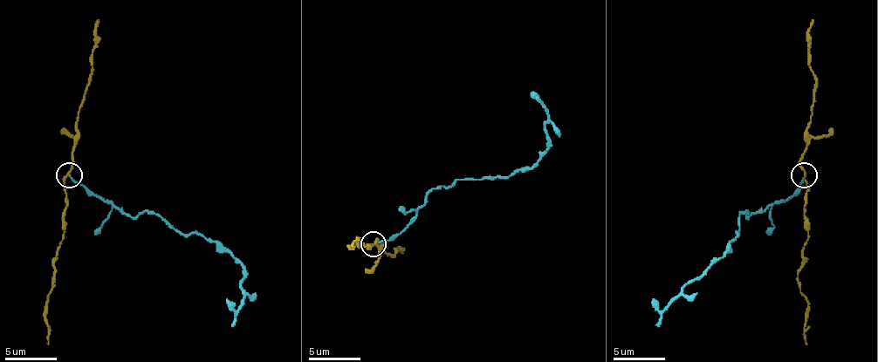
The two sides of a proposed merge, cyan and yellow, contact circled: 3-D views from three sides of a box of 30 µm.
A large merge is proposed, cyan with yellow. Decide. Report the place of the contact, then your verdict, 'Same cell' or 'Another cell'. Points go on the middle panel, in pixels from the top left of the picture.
Place: (373, 244). Another cell

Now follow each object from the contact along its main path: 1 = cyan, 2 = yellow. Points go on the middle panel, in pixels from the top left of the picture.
1: (375, 244), (406, 227), (435, 187), (463, 180), (504, 177), (527, 169), (545, 152), (548, 110), (530, 92)
2: (373, 244), (367, 247), (357, 236), (349, 247), (352, 247)

